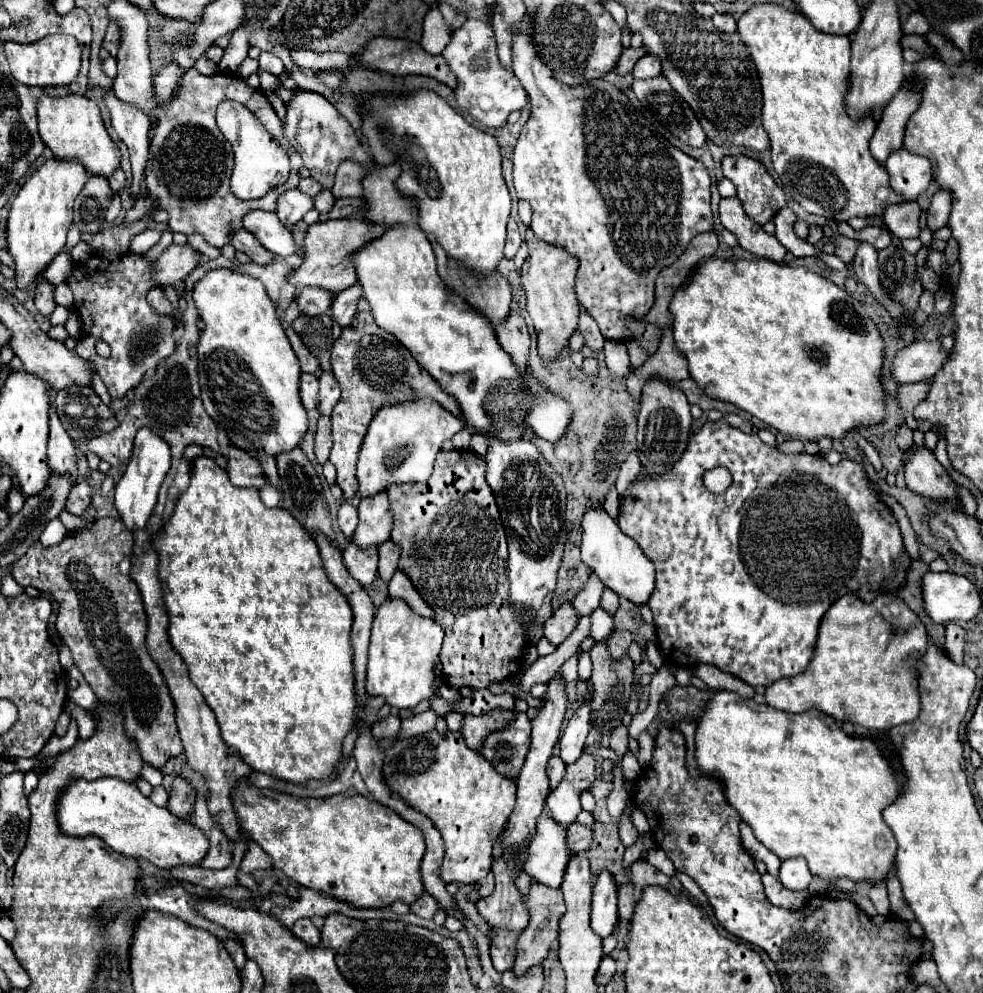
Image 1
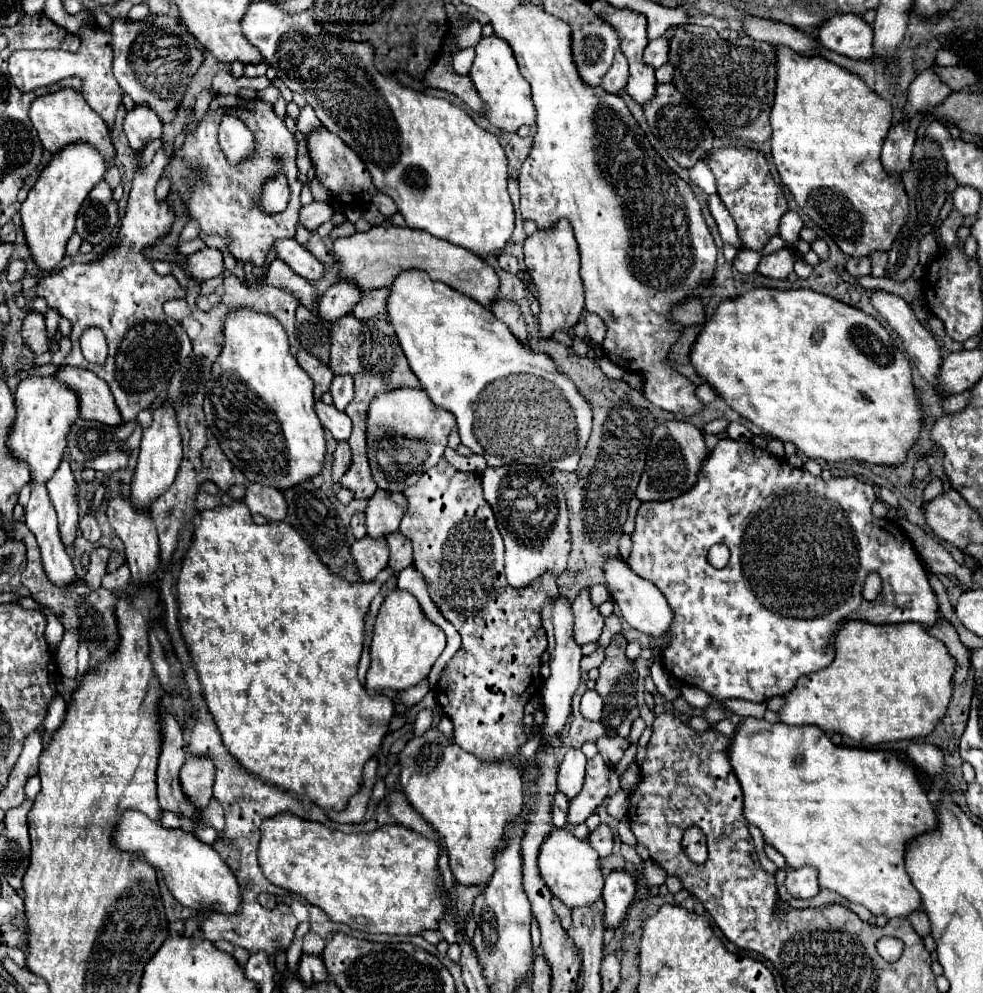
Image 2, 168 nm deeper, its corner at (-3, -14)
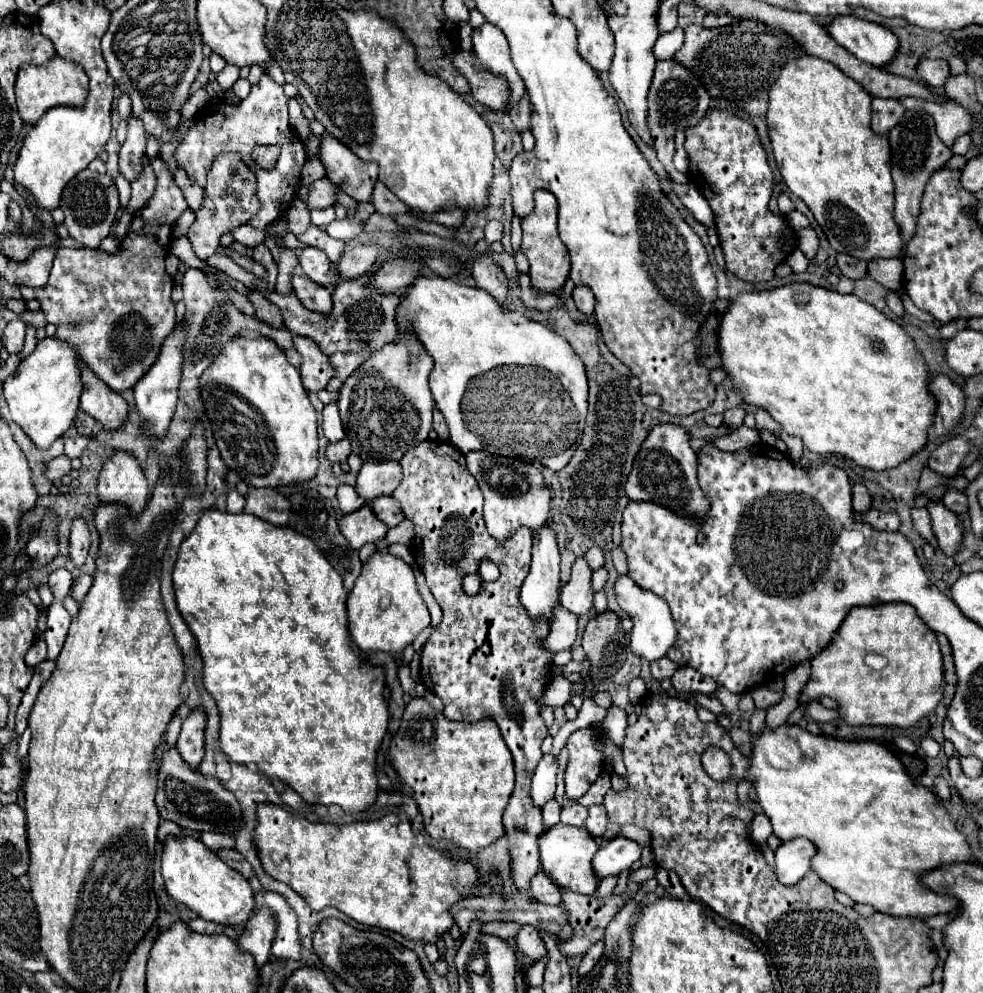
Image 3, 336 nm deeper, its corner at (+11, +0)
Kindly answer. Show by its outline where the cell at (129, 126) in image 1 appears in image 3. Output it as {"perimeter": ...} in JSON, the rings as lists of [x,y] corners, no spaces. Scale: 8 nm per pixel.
{"perimeter":[[[156,159],[152,167],[157,180],[156,191],[152,199],[136,211],[130,231],[120,243],[120,251],[116,255],[108,255],[104,251],[80,251],[62,247],[56,253],[50,281],[46,287],[20,287],[24,301],[36,299],[46,315],[46,321],[56,325],[56,335],[64,341],[70,341],[78,349],[82,363],[86,363],[116,393],[132,389],[136,381],[154,365],[164,337],[168,337],[176,323],[174,303],[170,299],[174,279],[166,273],[164,259],[168,255],[172,223],[188,209],[188,203],[164,161]]]}

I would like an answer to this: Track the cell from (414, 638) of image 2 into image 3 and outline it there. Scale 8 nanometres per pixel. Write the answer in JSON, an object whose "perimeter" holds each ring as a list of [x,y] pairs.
{"perimeter":[[[388,551],[372,553],[362,565],[360,577],[346,599],[346,607],[350,635],[362,651],[388,651],[398,655],[424,627],[430,625],[430,613],[418,593],[412,567]]]}

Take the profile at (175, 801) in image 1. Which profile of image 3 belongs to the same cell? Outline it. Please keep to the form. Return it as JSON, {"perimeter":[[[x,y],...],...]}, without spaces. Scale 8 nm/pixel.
{"perimeter":[[[200,707],[192,709],[182,721],[182,731],[176,749],[180,751],[182,759],[194,769],[200,765],[204,757],[204,729],[206,729],[206,711]]]}

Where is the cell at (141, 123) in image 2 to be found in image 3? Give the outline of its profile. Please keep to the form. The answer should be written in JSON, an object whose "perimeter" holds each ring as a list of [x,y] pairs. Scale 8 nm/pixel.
{"perimeter":[[[130,115],[128,119],[128,139],[120,147],[118,171],[126,181],[136,181],[142,171],[142,157],[146,155],[146,133],[140,119]]]}

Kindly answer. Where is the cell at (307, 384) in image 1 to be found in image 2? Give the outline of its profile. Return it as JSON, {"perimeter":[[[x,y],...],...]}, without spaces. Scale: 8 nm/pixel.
{"perimeter":[[[316,401],[316,415],[322,423],[324,429],[328,429],[332,433],[334,439],[348,439],[350,431],[352,431],[352,421],[348,419],[346,413],[338,411],[334,405],[326,405],[322,401]]]}

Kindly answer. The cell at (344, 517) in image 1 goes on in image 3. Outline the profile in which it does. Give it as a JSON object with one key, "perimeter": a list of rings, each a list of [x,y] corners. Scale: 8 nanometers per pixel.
{"perimeter":[[[340,485],[338,487],[338,503],[340,503],[340,509],[342,513],[352,513],[356,509],[360,509],[364,505],[364,499],[356,493],[354,487],[350,485]]]}

